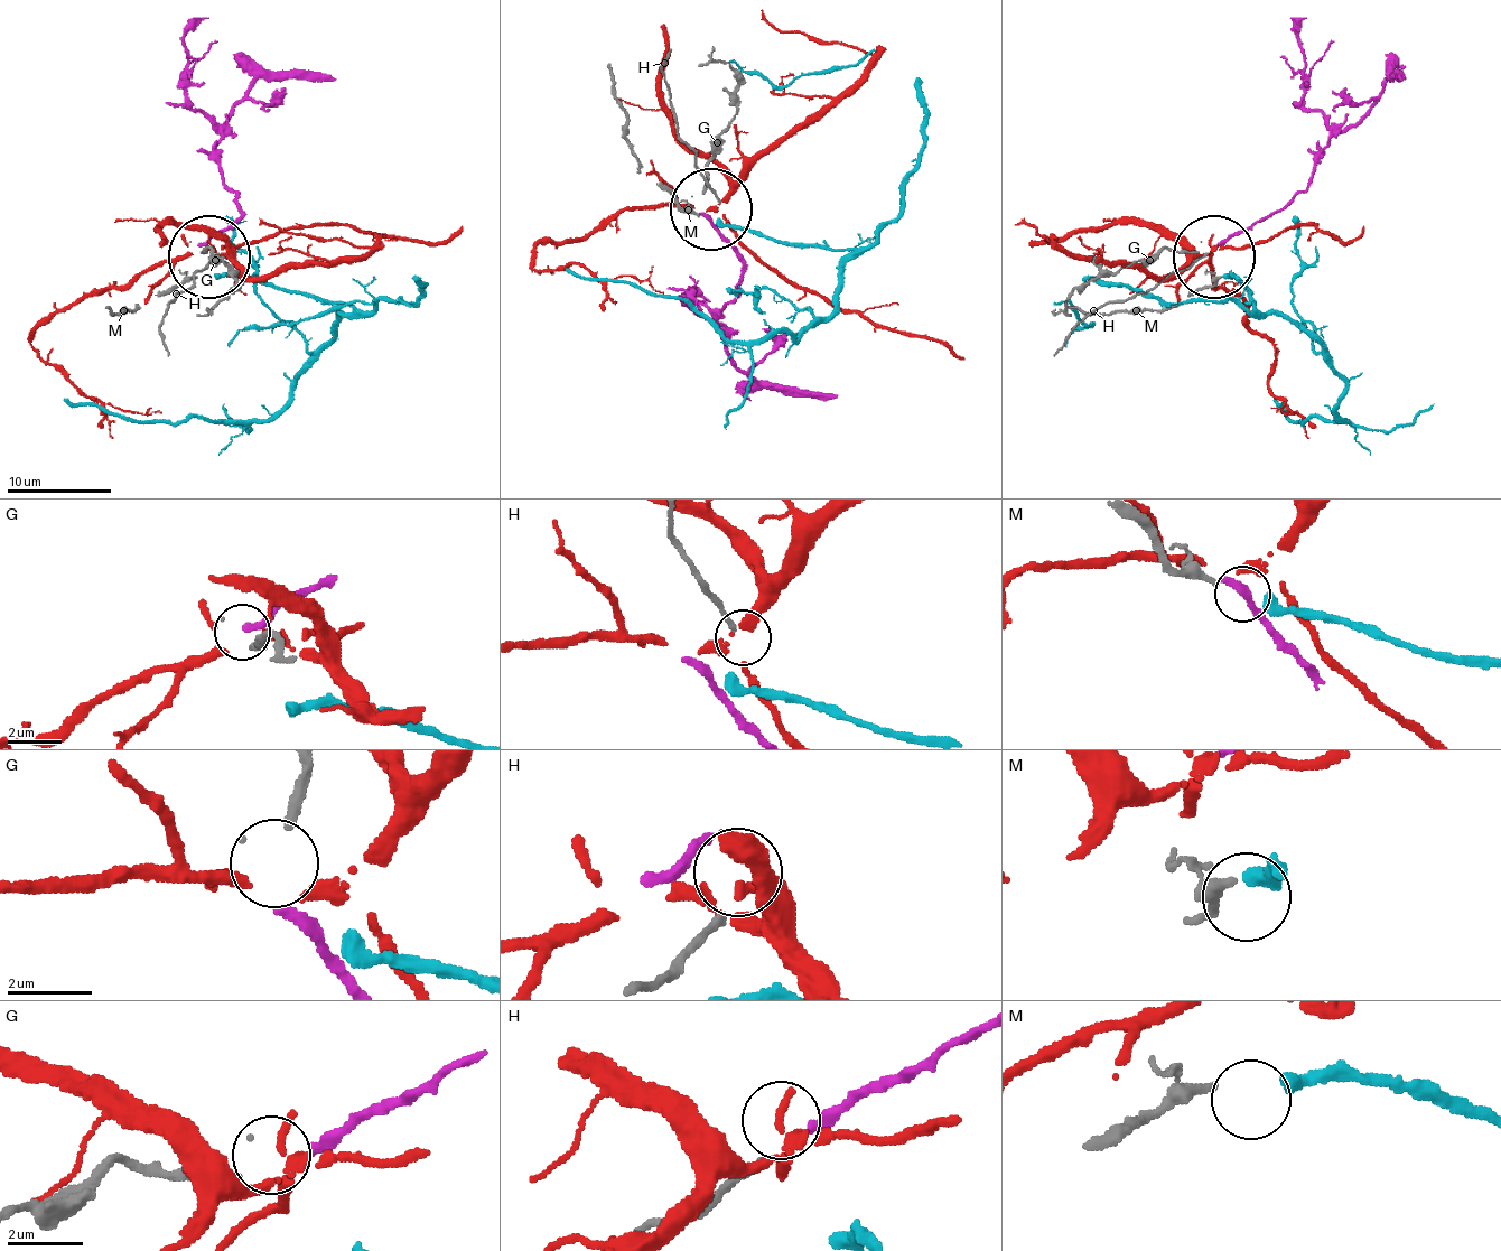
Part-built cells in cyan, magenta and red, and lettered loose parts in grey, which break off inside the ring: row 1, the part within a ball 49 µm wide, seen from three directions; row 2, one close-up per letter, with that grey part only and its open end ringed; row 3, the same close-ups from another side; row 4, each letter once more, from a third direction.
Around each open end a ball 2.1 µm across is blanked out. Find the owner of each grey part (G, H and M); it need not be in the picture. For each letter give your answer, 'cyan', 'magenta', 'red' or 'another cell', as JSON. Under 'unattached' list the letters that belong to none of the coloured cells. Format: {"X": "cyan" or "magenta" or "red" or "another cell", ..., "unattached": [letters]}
{"G": "magenta", "H": "another cell", "M": "cyan", "unattached": ["H"]}

